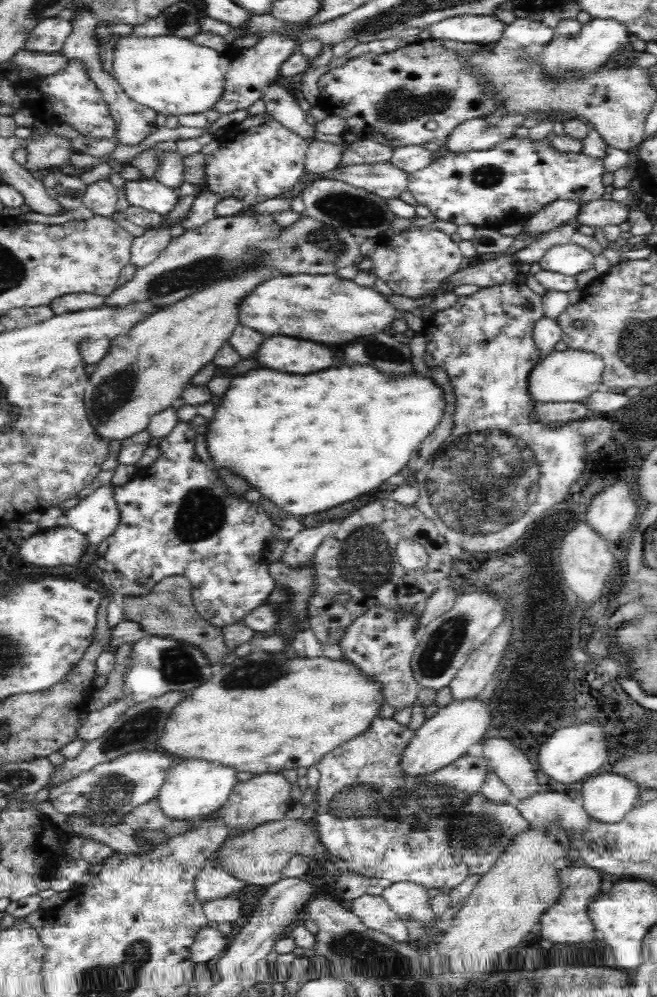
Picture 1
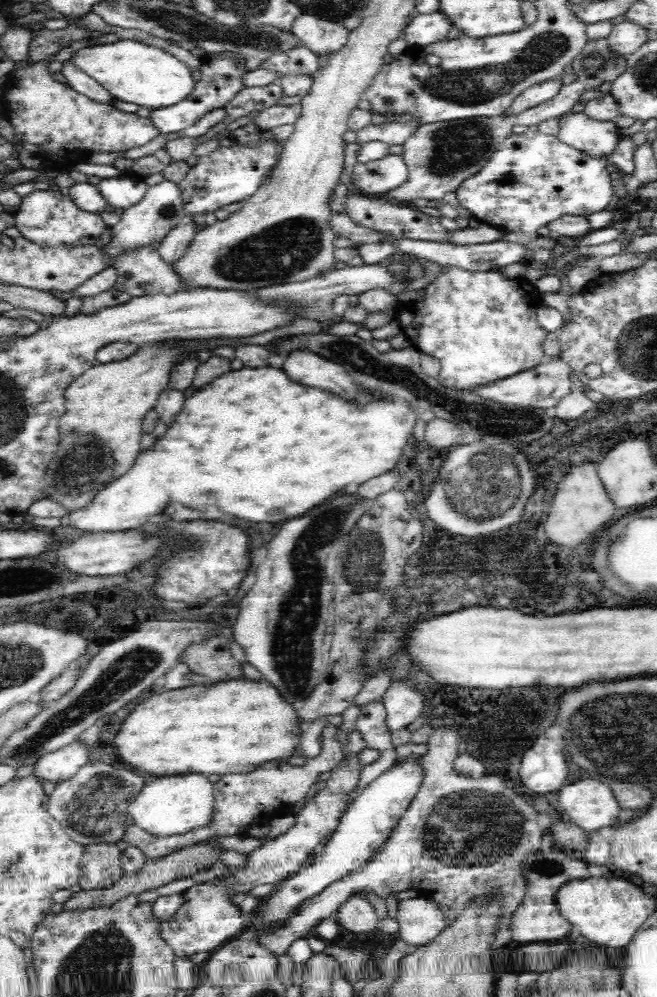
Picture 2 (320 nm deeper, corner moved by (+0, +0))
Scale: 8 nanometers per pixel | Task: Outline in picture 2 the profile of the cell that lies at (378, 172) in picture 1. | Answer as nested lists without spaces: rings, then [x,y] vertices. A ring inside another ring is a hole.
[[[265,133],[260,140],[237,144],[230,147],[220,146],[206,156],[199,156],[195,165],[191,166],[186,178],[179,182],[184,207],[192,216],[208,214],[222,206],[234,202],[244,202],[263,186],[266,176],[274,170],[280,160],[282,142]]]

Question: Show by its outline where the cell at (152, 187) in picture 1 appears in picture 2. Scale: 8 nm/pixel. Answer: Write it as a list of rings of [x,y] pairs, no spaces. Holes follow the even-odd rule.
[[[120,174],[96,180],[95,183],[108,205],[114,208],[123,208],[123,210],[138,204],[148,188],[143,178],[122,177]]]

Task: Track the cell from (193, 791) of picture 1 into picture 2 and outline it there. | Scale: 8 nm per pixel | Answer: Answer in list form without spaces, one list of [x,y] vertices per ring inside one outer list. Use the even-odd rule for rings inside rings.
[[[205,774],[168,775],[148,780],[134,802],[130,802],[128,814],[133,818],[133,824],[154,835],[179,835],[197,826],[207,825],[213,805],[213,783]]]

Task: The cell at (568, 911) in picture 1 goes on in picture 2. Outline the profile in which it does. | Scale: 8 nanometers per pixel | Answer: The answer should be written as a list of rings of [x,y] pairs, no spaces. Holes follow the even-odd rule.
[[[540,850],[532,856],[528,856],[522,862],[524,875],[528,877],[528,886],[523,899],[518,908],[512,913],[510,926],[508,928],[512,933],[512,941],[528,945],[534,943],[555,943],[562,944],[568,938],[572,923],[562,916],[558,903],[556,903],[556,894],[558,890],[572,880],[586,880],[590,878],[588,866],[584,860],[572,859],[566,856],[566,852],[558,850]]]

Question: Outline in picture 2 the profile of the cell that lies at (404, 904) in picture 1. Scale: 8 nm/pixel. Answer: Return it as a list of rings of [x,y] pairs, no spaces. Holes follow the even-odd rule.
[[[416,896],[397,902],[399,938],[407,945],[424,946],[446,926],[444,915],[430,898]]]

